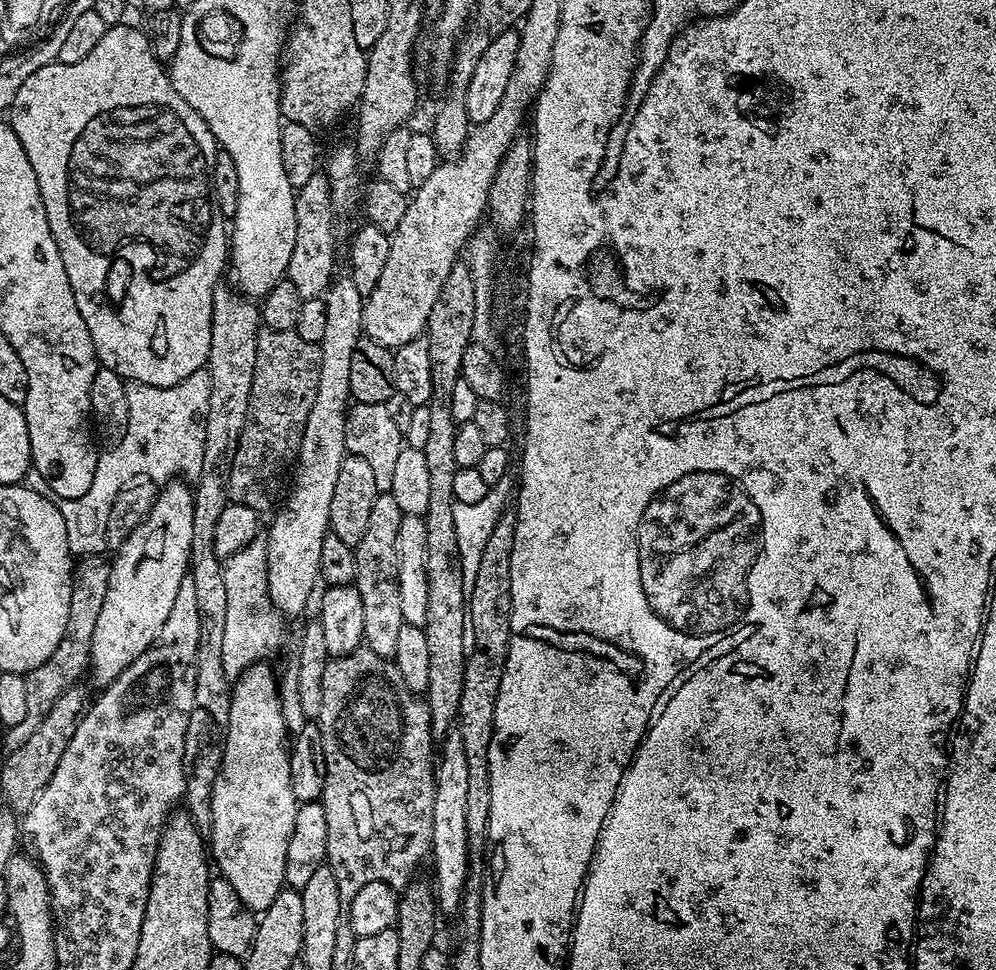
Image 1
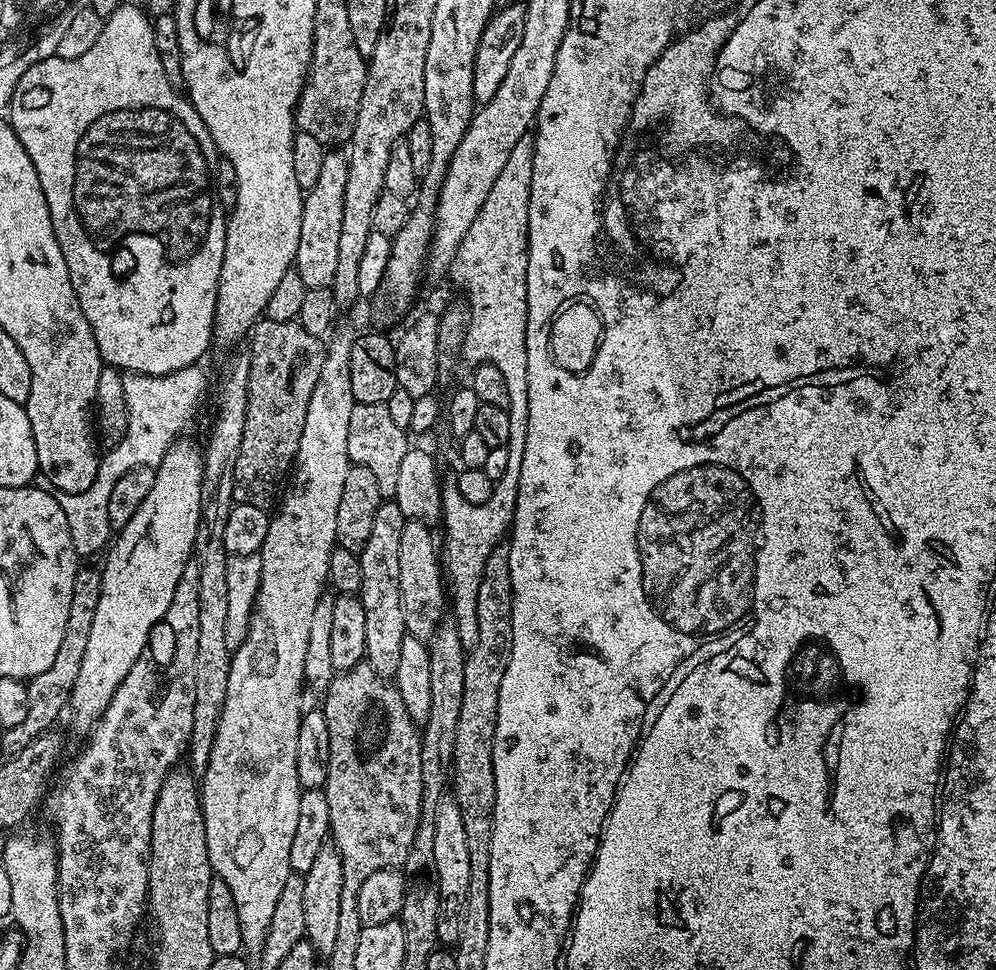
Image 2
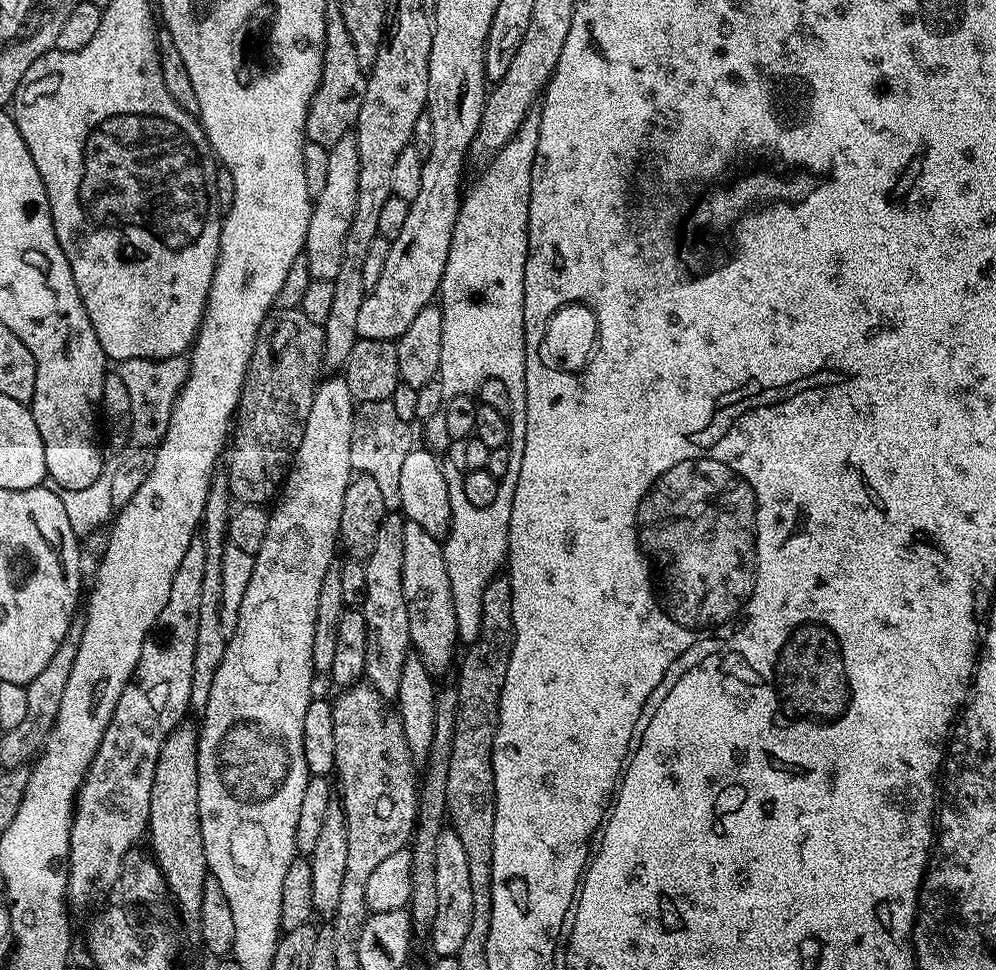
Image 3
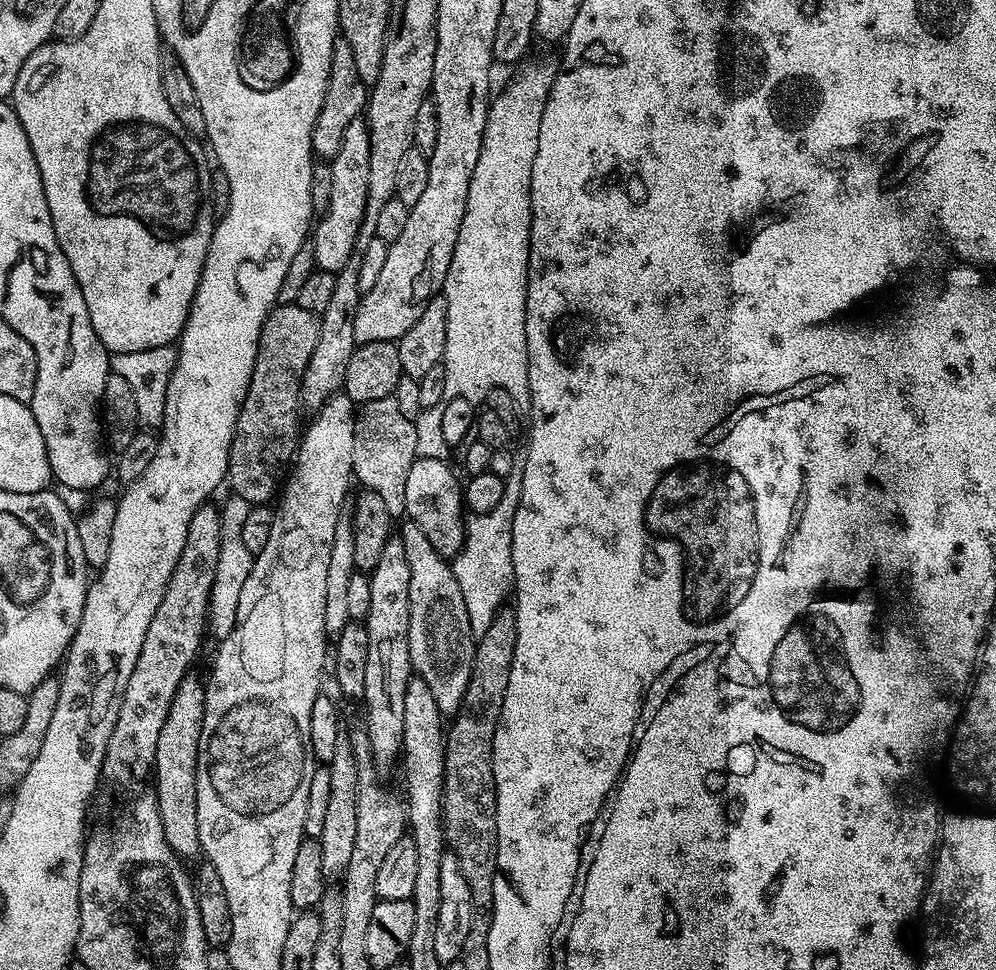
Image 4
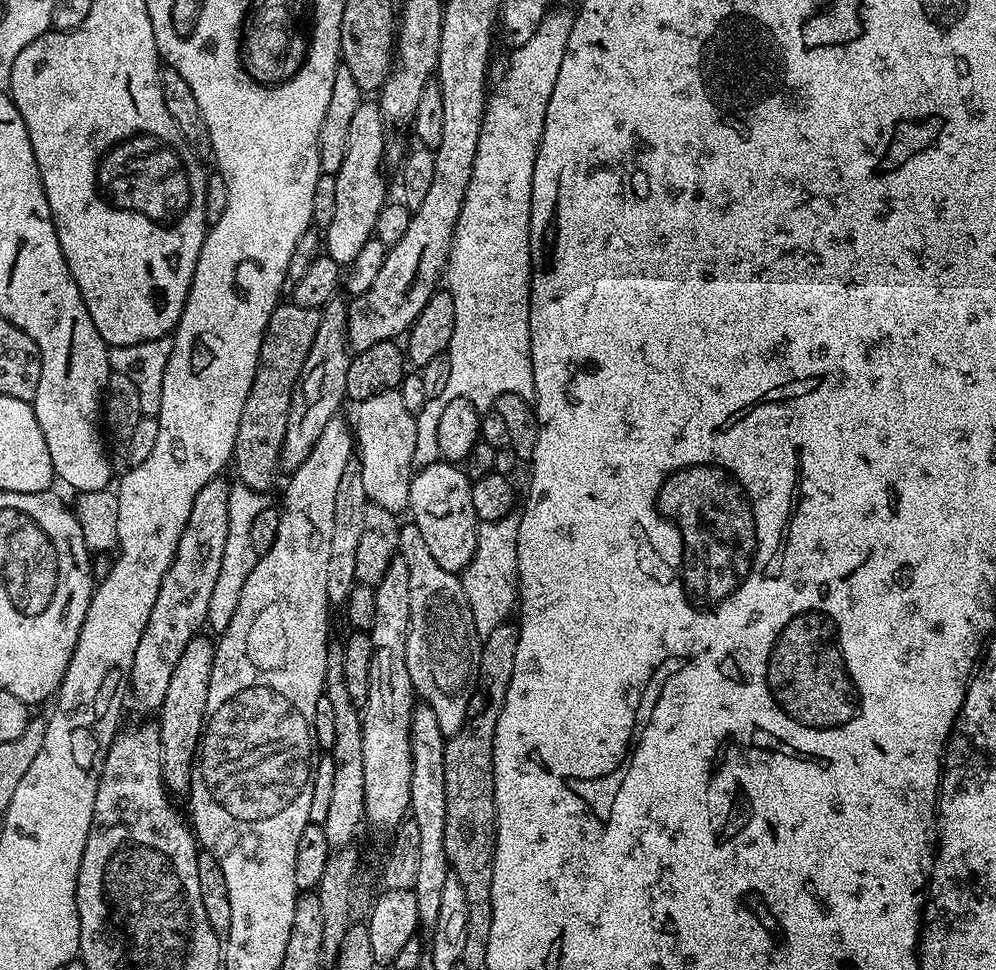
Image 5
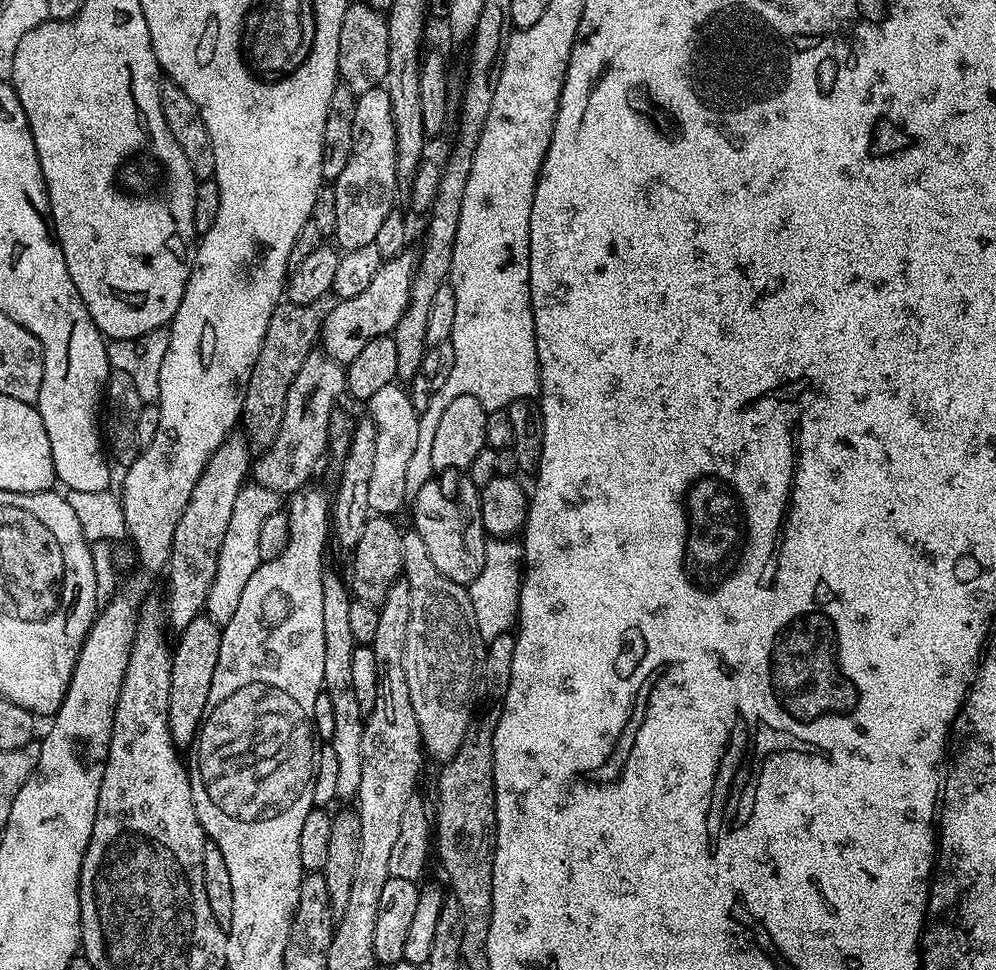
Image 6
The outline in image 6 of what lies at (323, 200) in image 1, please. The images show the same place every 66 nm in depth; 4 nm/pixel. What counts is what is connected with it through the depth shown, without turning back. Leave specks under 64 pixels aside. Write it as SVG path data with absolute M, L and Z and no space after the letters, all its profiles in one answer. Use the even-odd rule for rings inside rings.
M383 87L366 90L357 96L354 110L354 130L350 158L334 182L338 226L335 243L344 252L358 250L358 246L374 244L378 230L386 216L394 209L396 186L396 126L392 103Z

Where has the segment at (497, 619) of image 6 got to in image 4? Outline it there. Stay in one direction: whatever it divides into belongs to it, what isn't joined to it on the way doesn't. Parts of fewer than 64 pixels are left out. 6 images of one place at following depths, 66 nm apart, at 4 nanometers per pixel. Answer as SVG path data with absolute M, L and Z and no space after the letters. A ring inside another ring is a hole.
M517 462L514 470L504 481L502 502L490 510L490 514L469 515L464 525L464 545L457 556L451 557L452 573L458 578L458 587L466 602L466 614L470 616L470 630L473 637L479 638L490 630L497 612L505 607L507 598L513 591L514 562L512 561L512 531L514 514L518 510L518 498L522 490L523 463Z

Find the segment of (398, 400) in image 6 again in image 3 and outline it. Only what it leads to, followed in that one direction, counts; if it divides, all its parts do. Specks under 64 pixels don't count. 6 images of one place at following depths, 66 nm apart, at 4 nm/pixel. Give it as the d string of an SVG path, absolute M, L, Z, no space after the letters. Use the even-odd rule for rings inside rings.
M391 400L366 402L356 408L354 426L350 434L350 462L353 473L374 478L374 483L382 489L382 499L389 510L399 509L400 495L398 481L402 475L402 462L414 447L413 429L394 411Z

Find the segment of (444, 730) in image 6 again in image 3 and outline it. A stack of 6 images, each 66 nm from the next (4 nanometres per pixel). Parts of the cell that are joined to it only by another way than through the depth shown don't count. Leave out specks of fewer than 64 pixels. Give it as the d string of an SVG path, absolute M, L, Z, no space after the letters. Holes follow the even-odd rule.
M408 520L406 524L408 536L402 542L402 590L404 597L408 603L408 613L410 614L410 638L412 639L412 648L415 655L419 656L420 661L426 666L426 670L430 672L433 678L441 678L448 672L448 667L455 665L458 660L458 652L456 656L456 644L458 645L458 622L456 621L456 602L458 599L457 593L454 591L454 585L450 582L450 574L446 574L446 558L444 557L444 549L441 541L435 540L430 534L426 534L426 530L422 530L422 526L418 526L418 522Z

